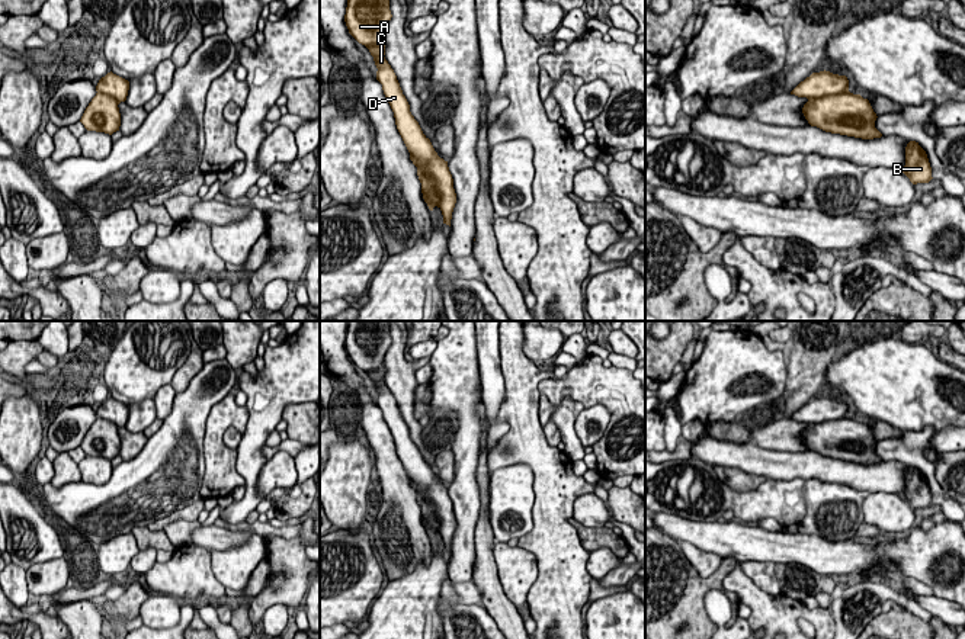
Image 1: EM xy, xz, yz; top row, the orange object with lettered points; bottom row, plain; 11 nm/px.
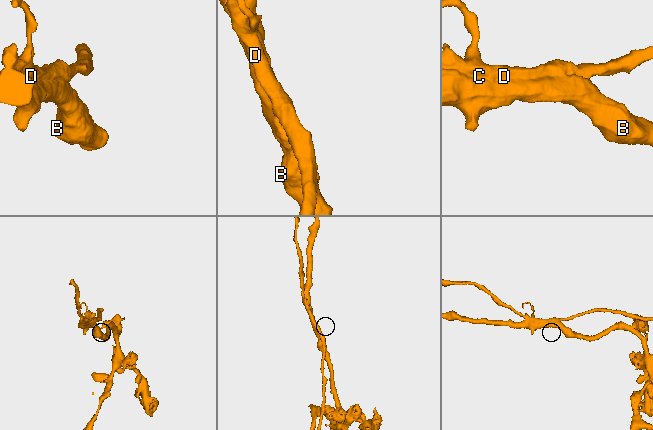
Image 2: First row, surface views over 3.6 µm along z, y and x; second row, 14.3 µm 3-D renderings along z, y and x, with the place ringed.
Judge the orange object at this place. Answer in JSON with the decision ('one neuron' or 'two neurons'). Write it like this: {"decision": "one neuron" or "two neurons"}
{"decision": "one neuron"}

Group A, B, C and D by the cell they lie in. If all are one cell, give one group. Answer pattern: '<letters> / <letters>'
A B C D

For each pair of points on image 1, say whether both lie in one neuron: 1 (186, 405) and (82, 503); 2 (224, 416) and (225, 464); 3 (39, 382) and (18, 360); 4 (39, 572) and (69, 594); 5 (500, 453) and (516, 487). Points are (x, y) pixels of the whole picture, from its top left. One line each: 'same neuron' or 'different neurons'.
1: same neuron
2: same neuron
3: same neuron
4: different neurons
5: different neurons

